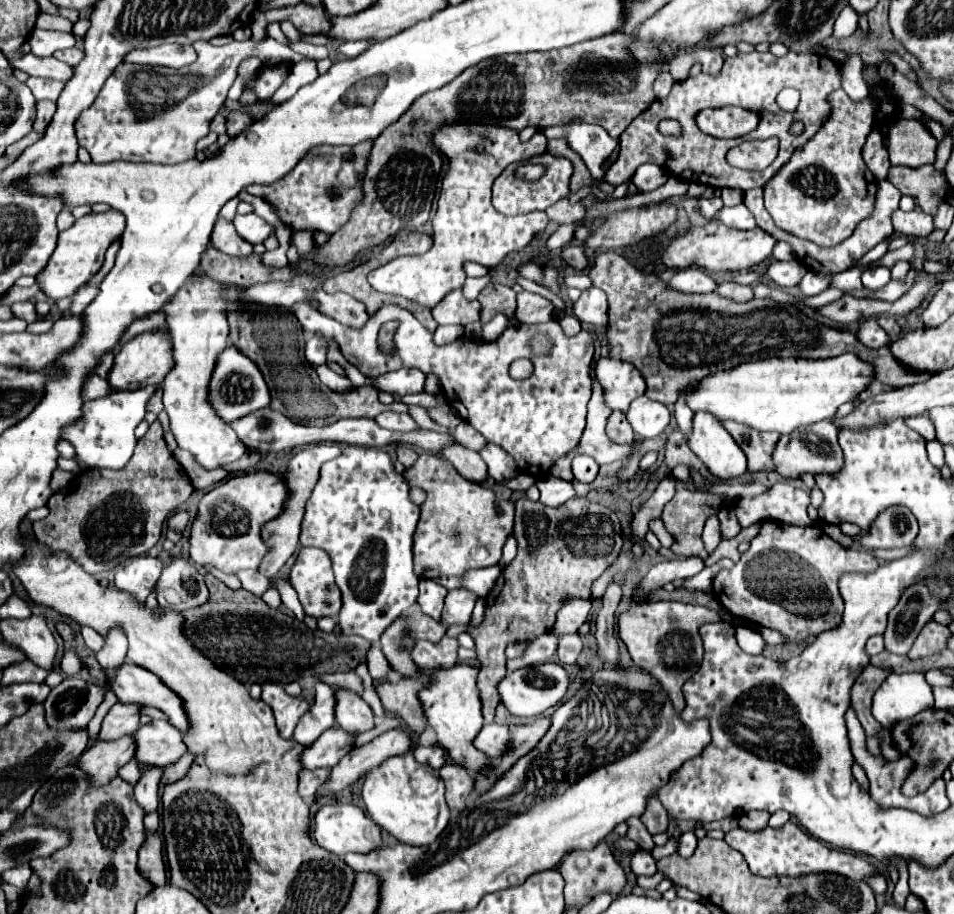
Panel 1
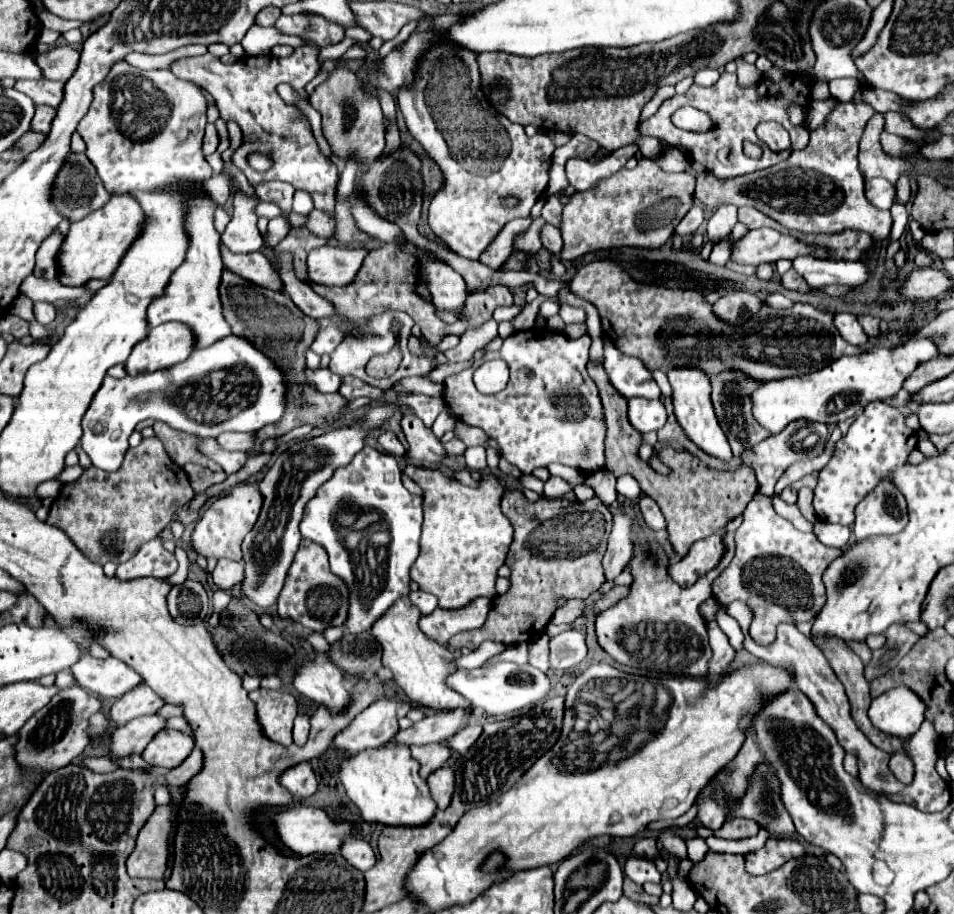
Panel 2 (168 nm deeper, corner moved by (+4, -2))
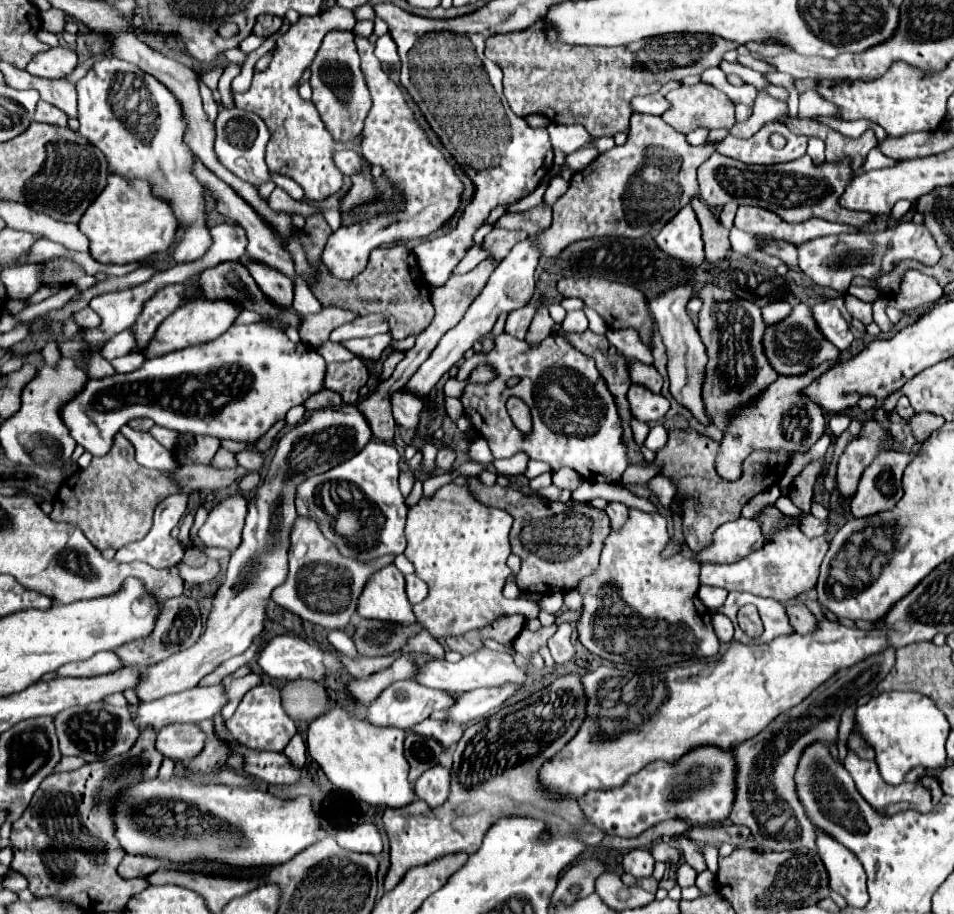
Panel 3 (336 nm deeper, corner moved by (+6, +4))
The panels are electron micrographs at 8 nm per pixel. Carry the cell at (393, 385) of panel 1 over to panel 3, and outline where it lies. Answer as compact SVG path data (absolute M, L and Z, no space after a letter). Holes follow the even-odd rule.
M263 322L247 326L235 324L211 342L187 346L157 358L149 358L135 372L115 374L101 380L87 380L79 394L65 402L59 414L73 440L93 456L105 456L111 450L113 436L119 432L119 428L131 418L139 416L147 416L155 424L177 430L181 434L209 435L255 446L257 440L277 420L285 418L289 408L303 404L311 394L323 388L323 376L325 362L323 358L319 358L315 348L303 342L293 344L279 328L267 326Z

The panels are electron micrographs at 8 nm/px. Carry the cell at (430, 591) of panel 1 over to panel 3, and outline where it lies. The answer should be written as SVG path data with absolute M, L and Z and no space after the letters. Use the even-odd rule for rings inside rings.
M415 574L405 576L405 580L407 580L407 588L405 588L405 592L407 592L409 602L411 602L411 604L419 604L419 602L423 602L425 596L427 596L427 584L425 584L419 576L415 576Z

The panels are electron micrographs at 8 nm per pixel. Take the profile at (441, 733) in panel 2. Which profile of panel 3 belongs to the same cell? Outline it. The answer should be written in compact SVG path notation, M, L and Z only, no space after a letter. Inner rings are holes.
M495 686L495 688L479 688L457 696L457 702L447 710L451 722L467 724L485 716L489 710L501 706L509 696L513 696L519 686Z

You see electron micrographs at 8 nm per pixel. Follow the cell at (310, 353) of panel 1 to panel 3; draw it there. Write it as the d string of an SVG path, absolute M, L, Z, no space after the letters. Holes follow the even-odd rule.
M369 314L369 316L359 316L349 324L339 326L337 330L331 332L333 342L343 342L349 338L367 338L375 334L387 334L389 332L389 322L383 318L383 314Z

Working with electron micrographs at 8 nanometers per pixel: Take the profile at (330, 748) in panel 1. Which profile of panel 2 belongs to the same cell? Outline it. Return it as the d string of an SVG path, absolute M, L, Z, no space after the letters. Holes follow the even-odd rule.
M377 700L363 712L359 712L347 728L333 738L333 748L345 756L355 756L365 748L377 748L385 744L393 732L399 730L397 718L405 716L413 704L395 700Z

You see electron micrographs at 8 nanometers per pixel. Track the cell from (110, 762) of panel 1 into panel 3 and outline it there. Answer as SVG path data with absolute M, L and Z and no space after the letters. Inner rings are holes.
M215 684L215 686L195 686L191 690L183 690L179 694L169 694L165 698L153 700L153 702L145 702L139 706L137 710L137 718L135 724L139 730L145 730L149 726L161 730L167 724L175 724L175 722L201 722L205 718L213 718L217 712L223 710L223 706L229 702L227 696L227 688L225 684Z

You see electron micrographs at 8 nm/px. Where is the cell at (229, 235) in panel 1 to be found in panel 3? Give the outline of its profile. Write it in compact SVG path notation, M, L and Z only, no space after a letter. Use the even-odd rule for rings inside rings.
M243 256L241 262L249 268L257 286L271 300L271 304L275 304L283 310L291 310L291 306L293 306L293 284L285 274L281 274L273 268L267 268L261 262L251 260L249 256Z

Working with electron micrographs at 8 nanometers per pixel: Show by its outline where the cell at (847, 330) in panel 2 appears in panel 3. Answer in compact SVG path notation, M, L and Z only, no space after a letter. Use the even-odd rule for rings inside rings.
M819 302L811 308L811 314L819 326L819 332L823 334L823 338L827 338L827 342L837 346L839 350L847 350L851 346L853 334L849 332L849 324L835 306Z

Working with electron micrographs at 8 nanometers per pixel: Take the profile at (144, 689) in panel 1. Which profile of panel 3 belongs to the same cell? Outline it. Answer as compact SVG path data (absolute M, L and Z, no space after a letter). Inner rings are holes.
M99 652L83 662L71 662L57 670L57 676L99 676L119 670L123 664L115 652Z

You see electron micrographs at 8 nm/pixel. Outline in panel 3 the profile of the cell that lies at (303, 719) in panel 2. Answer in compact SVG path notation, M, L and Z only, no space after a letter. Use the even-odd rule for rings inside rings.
M295 734L293 740L287 744L287 748L283 750L283 754L289 758L291 766L295 766L297 770L301 770L305 766L305 758L307 758L307 748L305 742L301 738L301 734Z

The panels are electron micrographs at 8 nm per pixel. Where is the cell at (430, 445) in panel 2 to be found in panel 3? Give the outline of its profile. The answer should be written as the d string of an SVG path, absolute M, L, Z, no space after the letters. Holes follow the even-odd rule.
M395 390L391 394L391 408L395 420L405 428L417 428L419 426L419 414L423 410L423 402L415 398L413 394L407 394L403 390Z

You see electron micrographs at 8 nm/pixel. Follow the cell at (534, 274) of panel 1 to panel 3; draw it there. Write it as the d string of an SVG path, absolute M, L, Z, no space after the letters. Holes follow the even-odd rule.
M533 302L515 310L515 312L511 312L507 316L507 322L505 322L505 332L515 336L515 338L525 338L533 316L535 316L535 304Z

